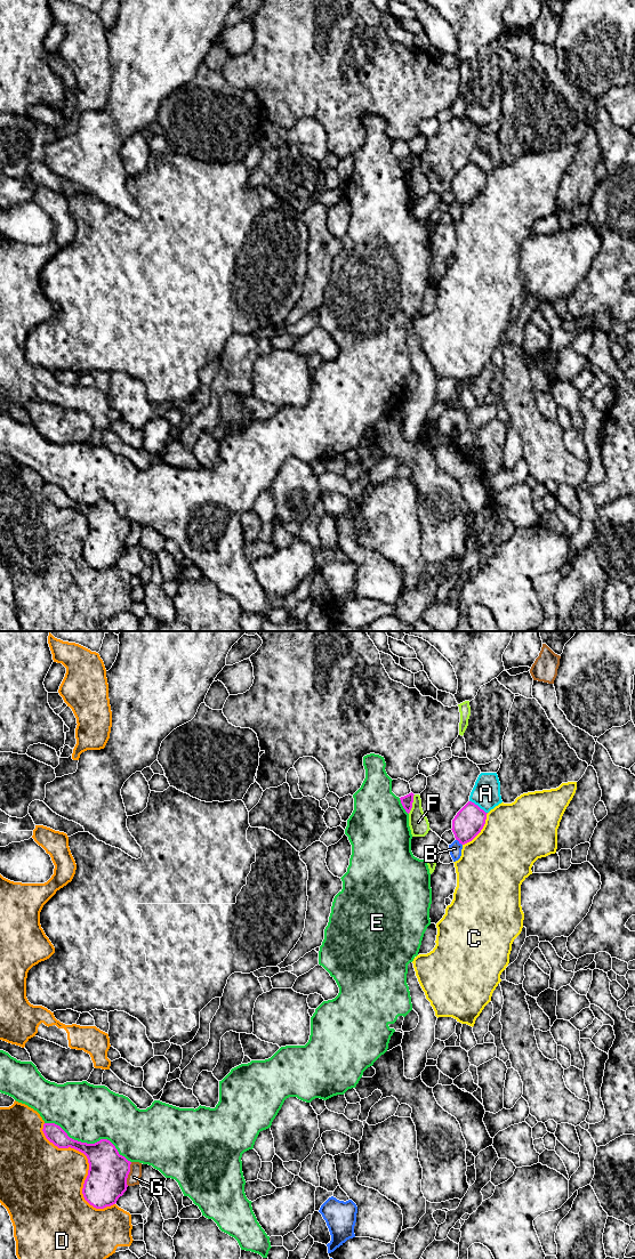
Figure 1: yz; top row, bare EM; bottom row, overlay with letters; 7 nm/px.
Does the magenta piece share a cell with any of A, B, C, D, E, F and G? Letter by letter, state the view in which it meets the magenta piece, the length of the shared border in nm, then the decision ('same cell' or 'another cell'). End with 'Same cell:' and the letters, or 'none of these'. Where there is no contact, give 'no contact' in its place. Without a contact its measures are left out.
A: yz | 160 nm | another cell
B: yz | 60 nm | another cell
C: yz | 300 nm | another cell
D: yz | 750 nm | another cell
E: yz | 650 nm | another cell
F: yz | 140 nm | another cell
G: yz | 170 nm | another cell
Same cell: none of these

